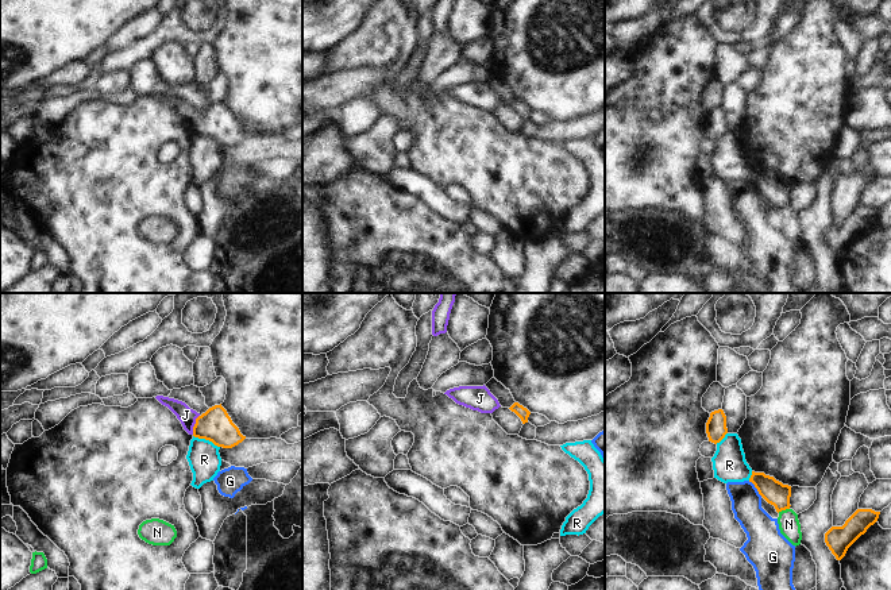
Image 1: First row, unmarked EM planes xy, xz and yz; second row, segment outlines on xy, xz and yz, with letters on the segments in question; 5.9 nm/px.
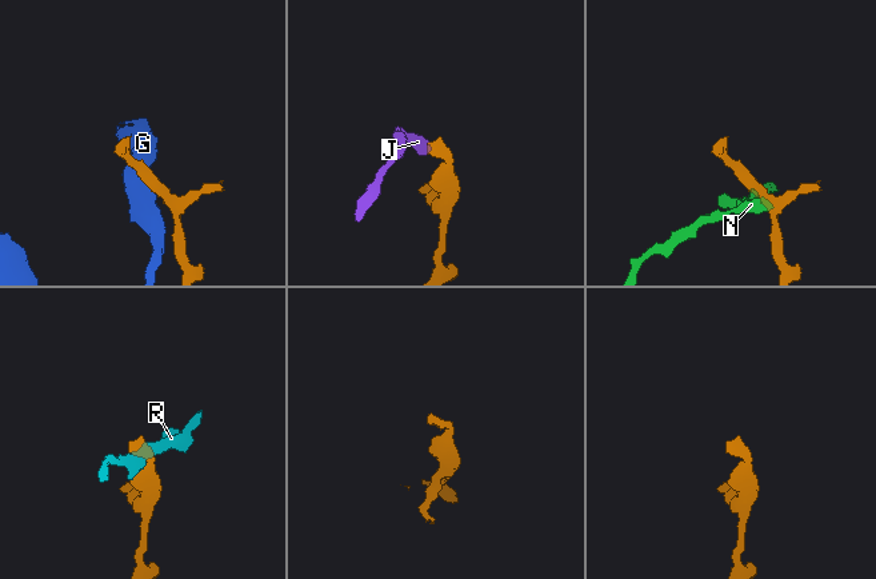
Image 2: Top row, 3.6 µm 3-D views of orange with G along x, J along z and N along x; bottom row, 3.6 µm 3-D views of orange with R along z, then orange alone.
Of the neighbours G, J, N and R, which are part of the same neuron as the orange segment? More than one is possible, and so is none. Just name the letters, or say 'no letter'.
J.

